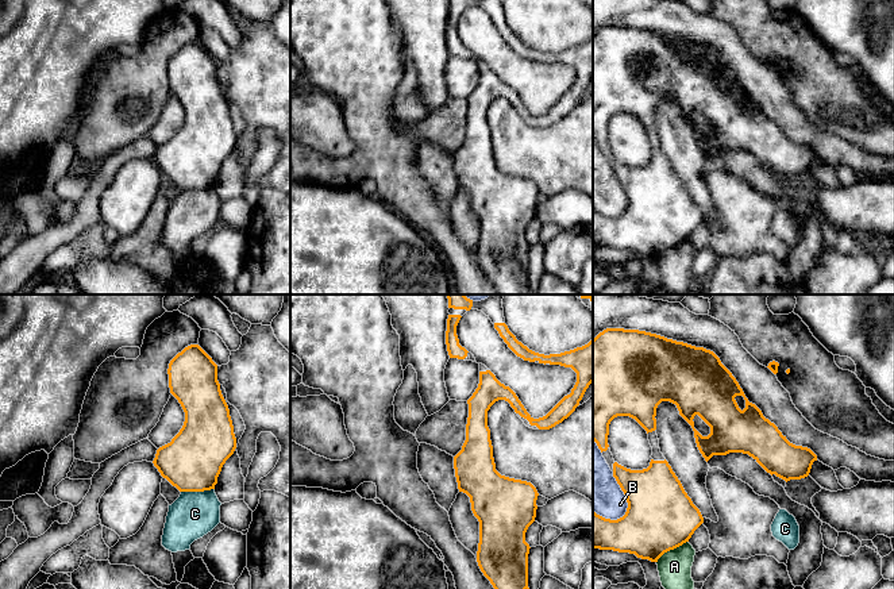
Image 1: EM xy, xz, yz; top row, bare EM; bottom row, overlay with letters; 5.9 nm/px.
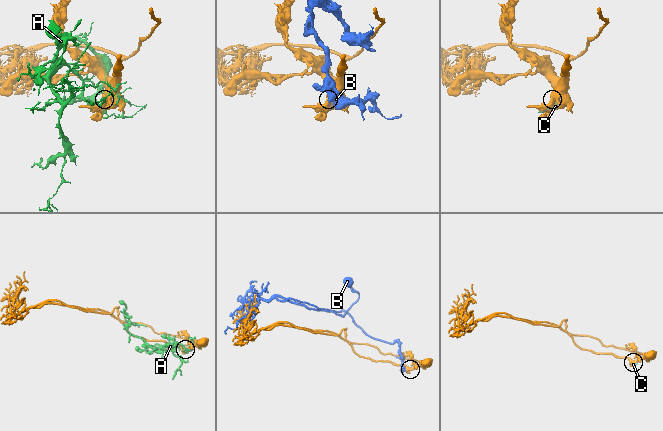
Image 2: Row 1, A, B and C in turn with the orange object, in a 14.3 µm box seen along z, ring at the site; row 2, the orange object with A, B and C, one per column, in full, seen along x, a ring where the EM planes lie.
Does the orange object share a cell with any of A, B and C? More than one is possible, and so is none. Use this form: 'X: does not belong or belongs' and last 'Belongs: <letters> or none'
A: does not belong
B: does not belong
C: does not belong
Belongs: none

